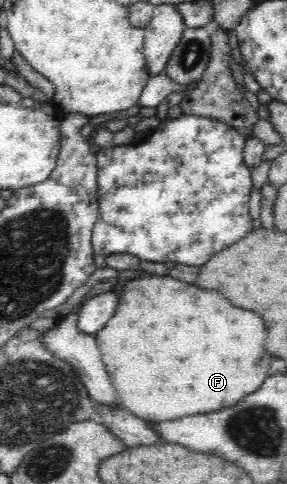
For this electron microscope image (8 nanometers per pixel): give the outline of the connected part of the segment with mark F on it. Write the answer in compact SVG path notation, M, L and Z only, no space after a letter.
M142 274L128 282L116 314L95 335L95 340L118 402L134 416L152 423L228 408L256 392L270 366L270 358L264 352L266 328L258 314L232 306L214 290L206 292L170 276Z

